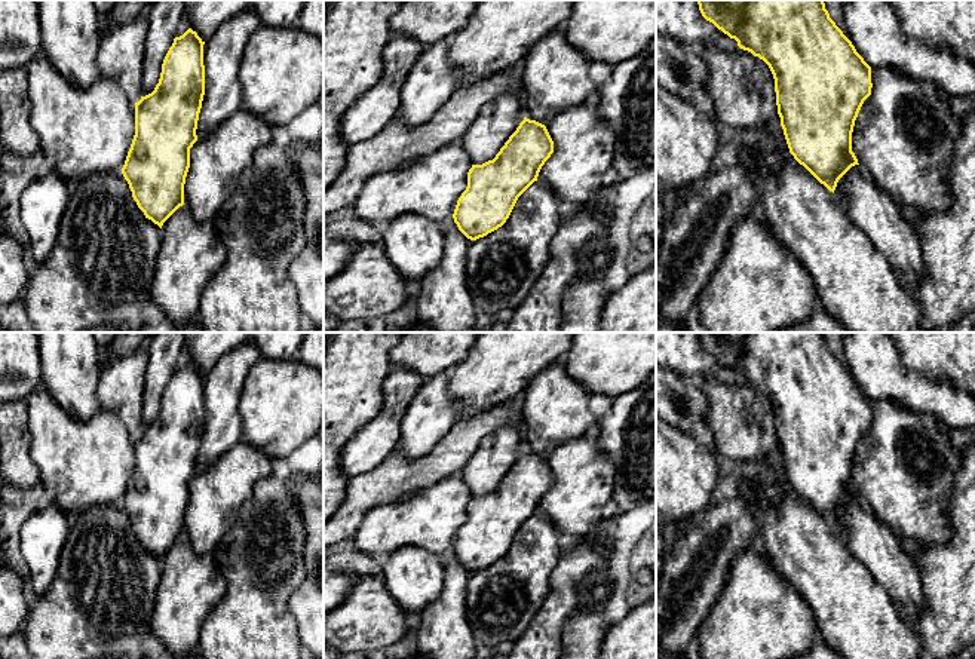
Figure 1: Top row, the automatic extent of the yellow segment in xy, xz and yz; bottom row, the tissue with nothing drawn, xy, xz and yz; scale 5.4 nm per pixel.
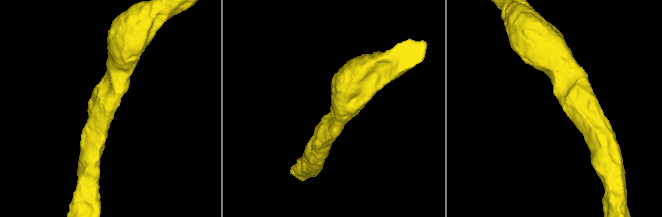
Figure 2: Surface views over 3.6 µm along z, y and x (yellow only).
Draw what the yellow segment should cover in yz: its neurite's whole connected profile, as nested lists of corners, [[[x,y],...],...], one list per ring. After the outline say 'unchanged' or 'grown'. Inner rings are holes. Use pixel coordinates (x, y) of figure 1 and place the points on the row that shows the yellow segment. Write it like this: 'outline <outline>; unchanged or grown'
outline [[[697,0],[702,16],[763,59],[775,79],[781,126],[794,159],[834,193],[838,180],[858,159],[852,151],[852,132],[864,101],[871,95],[871,67],[830,18],[824,0]]]; unchanged

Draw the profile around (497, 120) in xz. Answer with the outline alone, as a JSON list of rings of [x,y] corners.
[[[500,95],[487,104],[463,135],[463,148],[473,165],[493,160],[524,117],[515,95]]]

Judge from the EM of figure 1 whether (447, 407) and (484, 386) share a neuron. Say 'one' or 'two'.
one

